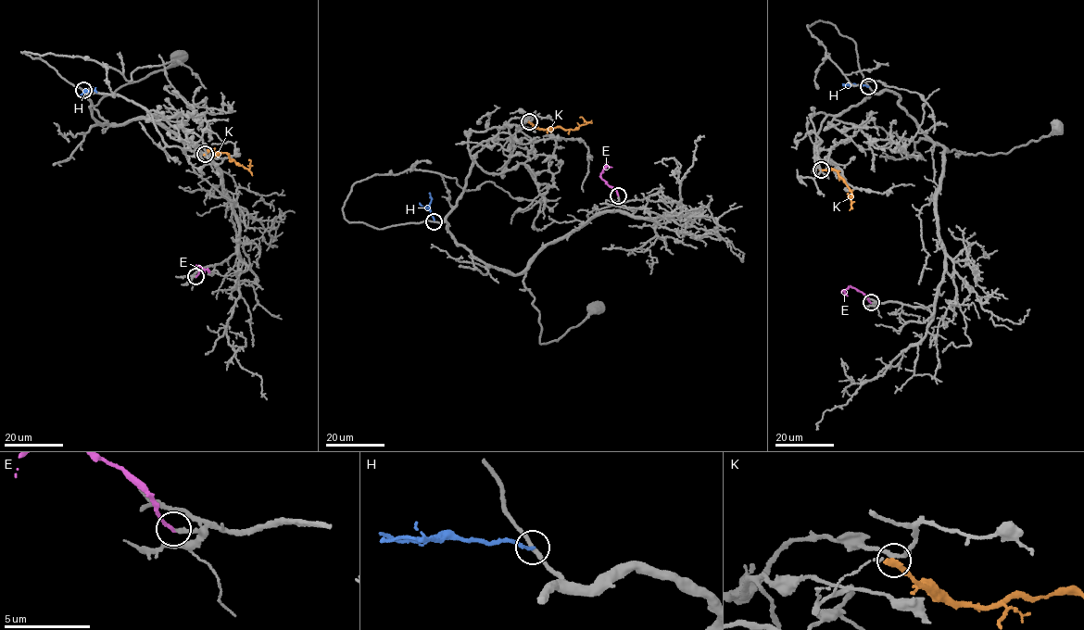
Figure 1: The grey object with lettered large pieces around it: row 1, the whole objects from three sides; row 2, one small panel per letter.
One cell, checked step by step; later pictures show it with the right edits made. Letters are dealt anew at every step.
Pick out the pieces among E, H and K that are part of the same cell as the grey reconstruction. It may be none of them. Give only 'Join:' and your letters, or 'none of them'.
Join: E

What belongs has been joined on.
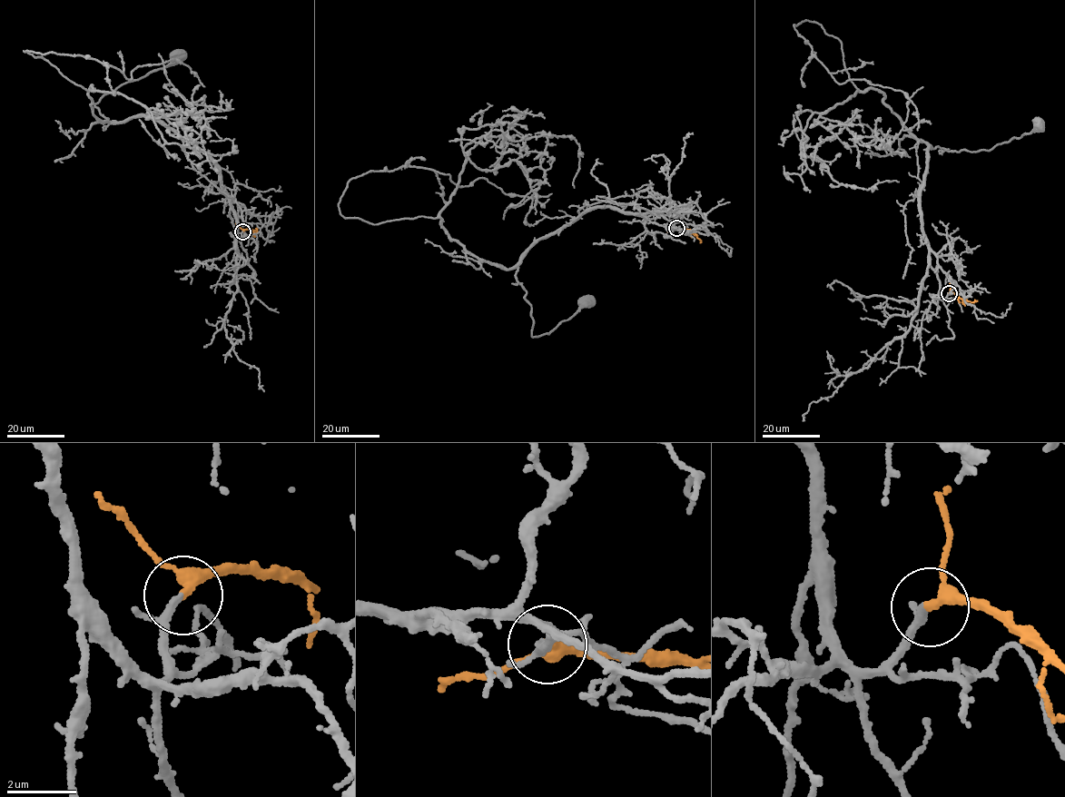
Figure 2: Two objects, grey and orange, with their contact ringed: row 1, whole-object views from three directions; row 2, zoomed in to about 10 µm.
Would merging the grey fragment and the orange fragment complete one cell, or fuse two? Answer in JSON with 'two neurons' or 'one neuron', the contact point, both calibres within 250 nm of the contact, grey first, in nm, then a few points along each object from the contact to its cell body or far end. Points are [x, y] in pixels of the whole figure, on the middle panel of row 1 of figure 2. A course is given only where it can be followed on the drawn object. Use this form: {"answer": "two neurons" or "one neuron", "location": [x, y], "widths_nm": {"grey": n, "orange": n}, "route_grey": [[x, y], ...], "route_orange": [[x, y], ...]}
{"answer": "one neuron", "location": [676, 228], "widths_nm": {"grey": 170, "orange": 300}, "route_grey": [[675, 229], [638, 212], [596, 205], [523, 254], [516, 275], [531, 307], [533, 337], [552, 331], [586, 301]], "route_orange": [[676, 228], [687, 229], [700, 242]]}

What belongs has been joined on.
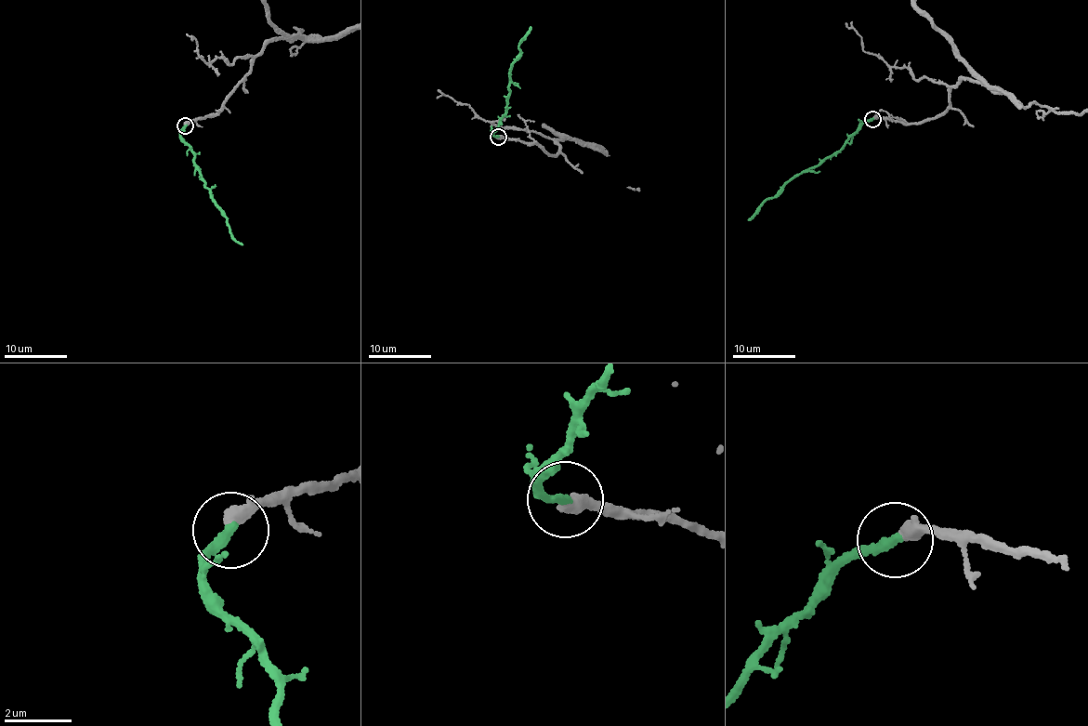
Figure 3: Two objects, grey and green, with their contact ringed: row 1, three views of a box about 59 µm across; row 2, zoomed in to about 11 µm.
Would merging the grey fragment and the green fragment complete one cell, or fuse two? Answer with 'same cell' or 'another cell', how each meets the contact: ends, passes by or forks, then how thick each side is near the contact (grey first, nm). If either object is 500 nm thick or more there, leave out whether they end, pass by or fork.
same cell; grey ends there; green ends there; 420 nm thick on the grey side, 280 nm on the other

